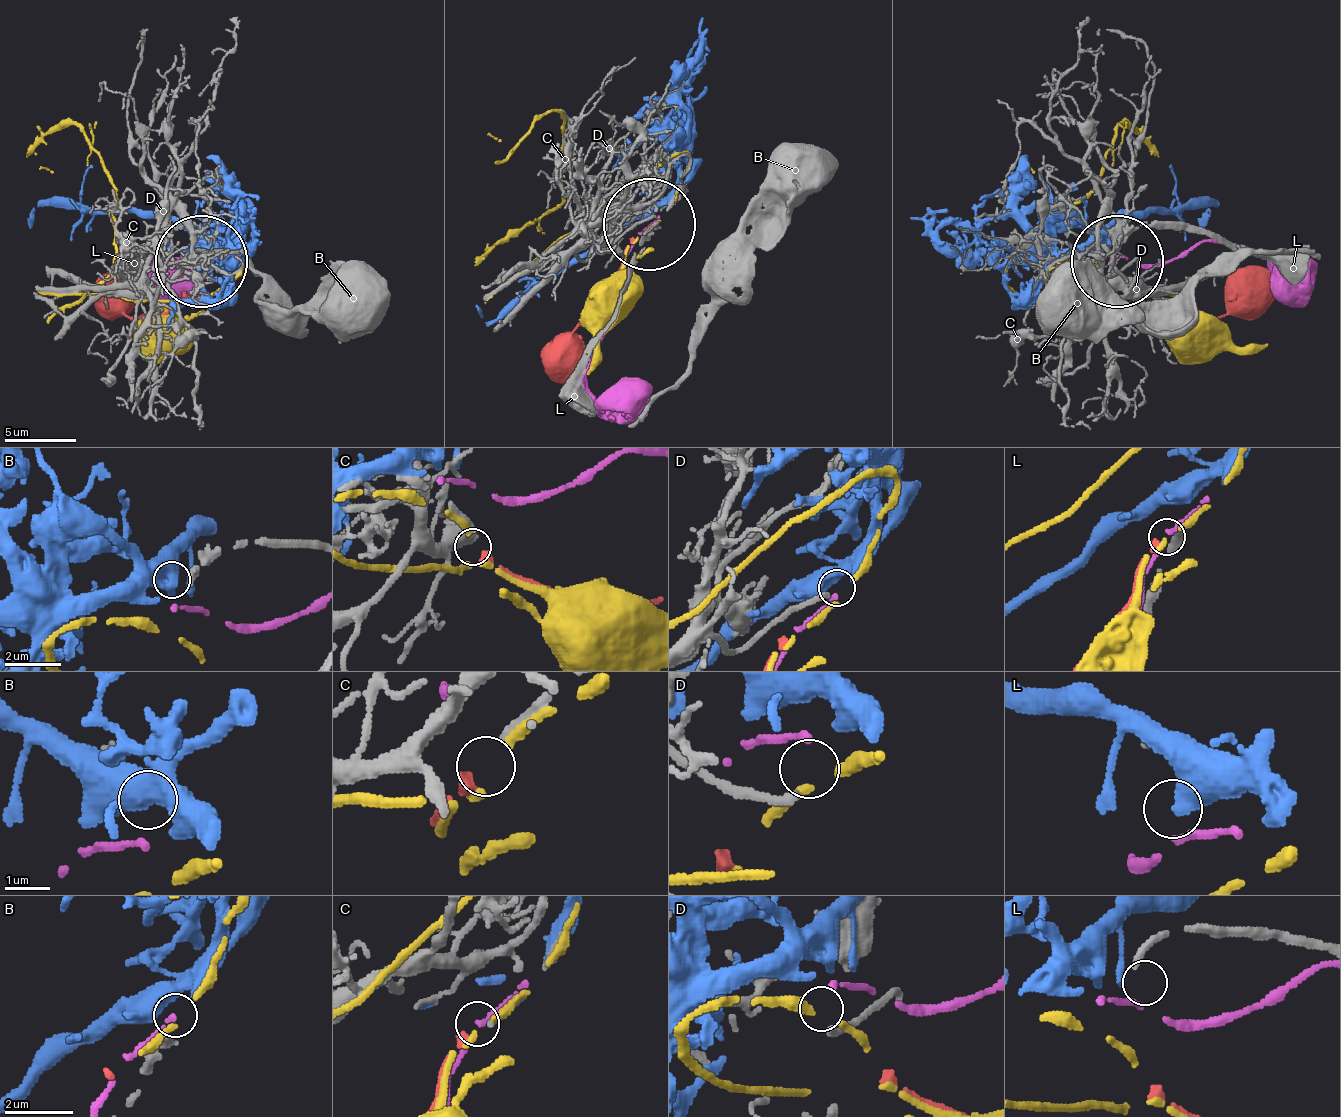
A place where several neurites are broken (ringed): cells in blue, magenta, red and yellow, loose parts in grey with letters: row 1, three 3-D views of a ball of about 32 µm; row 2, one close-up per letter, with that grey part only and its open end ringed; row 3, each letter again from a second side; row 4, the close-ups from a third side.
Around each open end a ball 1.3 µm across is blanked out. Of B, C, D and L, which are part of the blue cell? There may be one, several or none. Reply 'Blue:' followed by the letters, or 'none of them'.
Blue: B

